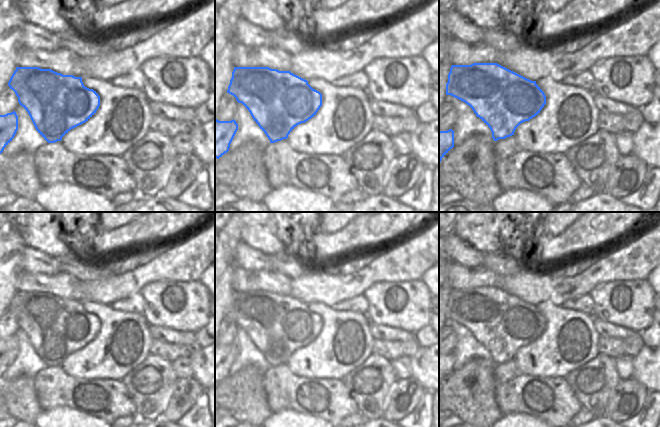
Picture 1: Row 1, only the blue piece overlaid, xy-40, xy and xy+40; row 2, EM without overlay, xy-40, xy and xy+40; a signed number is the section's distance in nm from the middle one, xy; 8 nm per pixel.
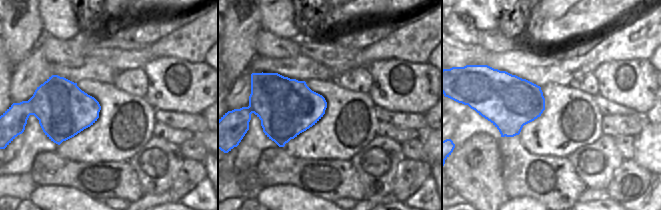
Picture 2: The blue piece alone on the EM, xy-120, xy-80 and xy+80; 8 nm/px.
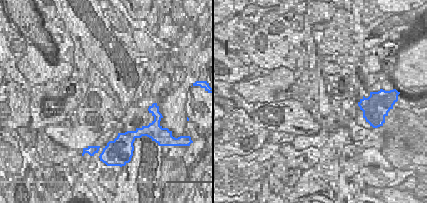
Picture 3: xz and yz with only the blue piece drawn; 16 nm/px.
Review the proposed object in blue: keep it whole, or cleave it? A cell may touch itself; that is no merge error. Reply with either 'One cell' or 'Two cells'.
Two cells

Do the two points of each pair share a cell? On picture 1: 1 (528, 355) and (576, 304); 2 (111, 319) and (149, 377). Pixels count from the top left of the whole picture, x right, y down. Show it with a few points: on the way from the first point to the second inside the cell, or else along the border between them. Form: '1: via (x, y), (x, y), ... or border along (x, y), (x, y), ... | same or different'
1: border along (559, 305), (591, 315) | different
2: border along (149, 354), (122, 378) | different

